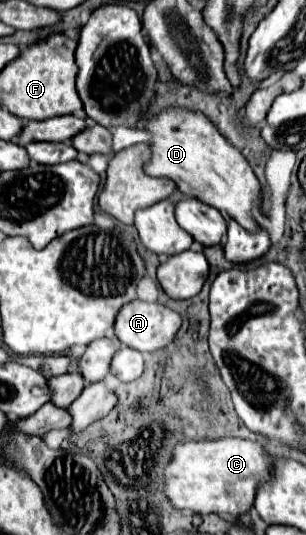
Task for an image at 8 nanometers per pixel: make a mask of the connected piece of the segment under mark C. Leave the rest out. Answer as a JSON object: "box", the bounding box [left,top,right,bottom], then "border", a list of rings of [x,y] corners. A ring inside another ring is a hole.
{"box":[163,437,271,517],"border":[[[235,437],[217,441],[185,441],[173,449],[171,461],[165,465],[163,493],[169,503],[181,511],[239,517],[253,507],[257,483],[269,477],[271,463],[271,455],[267,455],[255,441]]]}

